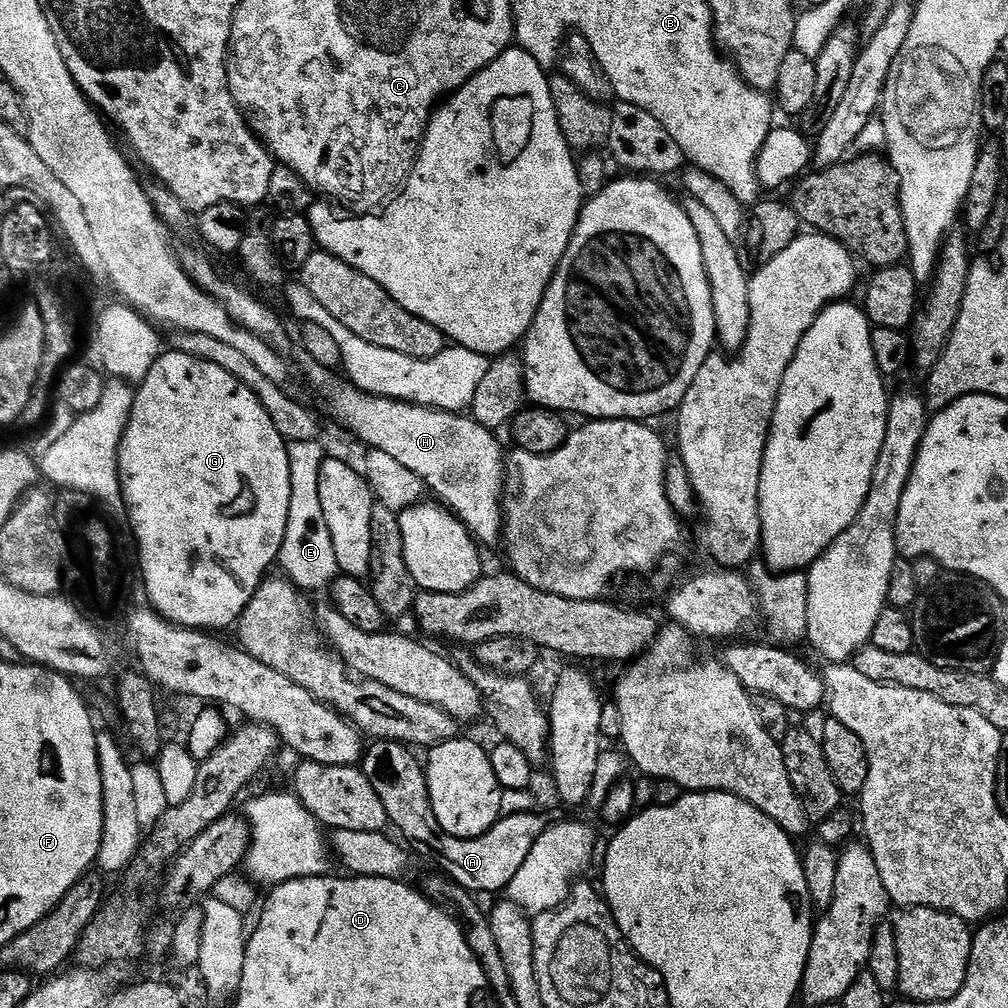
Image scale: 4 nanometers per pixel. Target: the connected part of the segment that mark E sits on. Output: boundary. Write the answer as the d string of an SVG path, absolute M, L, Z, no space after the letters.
M294 442L288 446L290 458L290 518L286 526L286 538L278 561L283 575L287 576L297 588L313 594L319 588L331 589L337 576L341 575L338 560L335 557L333 538L326 526L321 499L318 496L318 480L322 464L326 457L323 443Z

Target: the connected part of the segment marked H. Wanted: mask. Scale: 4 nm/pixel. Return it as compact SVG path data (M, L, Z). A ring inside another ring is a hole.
M309 363L308 364L308 380L312 383L312 388L316 392L321 392L322 395L328 399L328 408L332 411L332 416L341 424L344 428L349 428L362 443L368 444L369 449L380 449L385 451L386 454L390 454L395 461L402 462L403 466L406 466L411 473L416 474L418 478L423 480L424 487L429 493L436 495L433 496L443 507L453 511L460 517L460 521L463 522L468 528L468 531L476 537L477 541L481 545L484 544L497 544L499 545L502 540L502 533L504 530L504 505L502 501L506 496L506 452L504 456L504 448L496 441L497 433L493 429L482 426L477 420L472 419L471 415L461 414L458 412L443 412L437 408L427 408L426 406L418 406L417 404L407 404L401 400L393 400L391 395L384 394L384 396L371 396L371 391L365 390L363 387L357 386L347 379L341 378L336 380L337 373L331 368L323 368L320 364Z

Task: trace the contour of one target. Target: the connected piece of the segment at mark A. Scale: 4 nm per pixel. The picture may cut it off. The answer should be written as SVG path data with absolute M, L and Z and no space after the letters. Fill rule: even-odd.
M375 741L365 749L360 769L374 790L378 791L382 804L386 806L389 823L398 828L418 853L438 862L441 866L439 869L466 891L480 896L505 891L526 862L534 842L550 826L550 820L533 810L503 815L485 835L478 838L462 839L446 834L434 816L427 773L414 755L409 747L396 741Z

